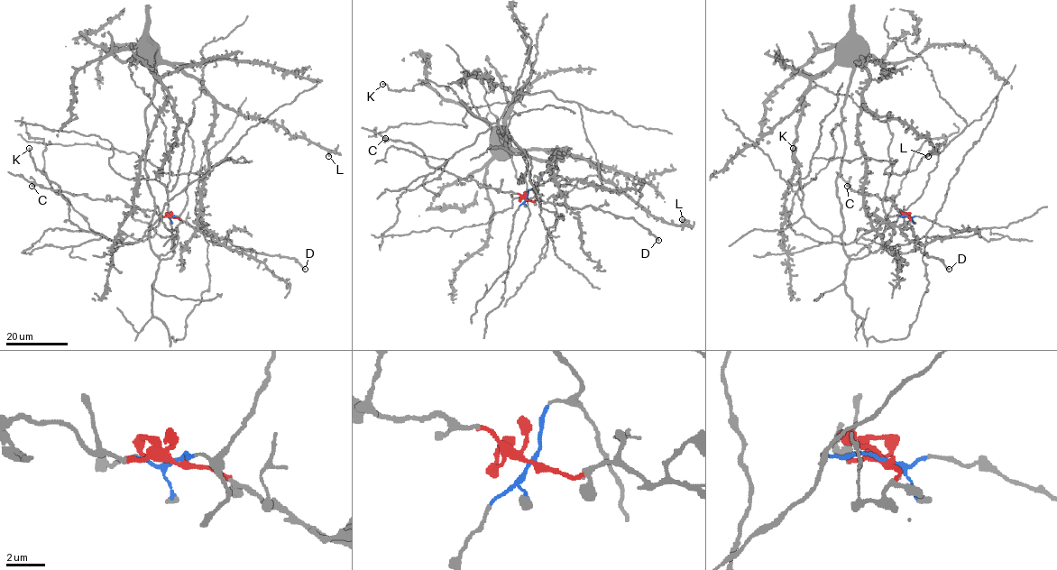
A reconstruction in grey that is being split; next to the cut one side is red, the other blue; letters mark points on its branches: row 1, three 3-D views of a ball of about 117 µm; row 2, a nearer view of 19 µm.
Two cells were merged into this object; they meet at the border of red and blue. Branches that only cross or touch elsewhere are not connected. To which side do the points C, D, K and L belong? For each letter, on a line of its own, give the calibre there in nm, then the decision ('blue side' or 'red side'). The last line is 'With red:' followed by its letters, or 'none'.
C: 400 nm thick; red side
D: 260 nm thick; red side
K: 180 nm thick; blue side
L: 280 nm thick; blue side
With red: C, D

